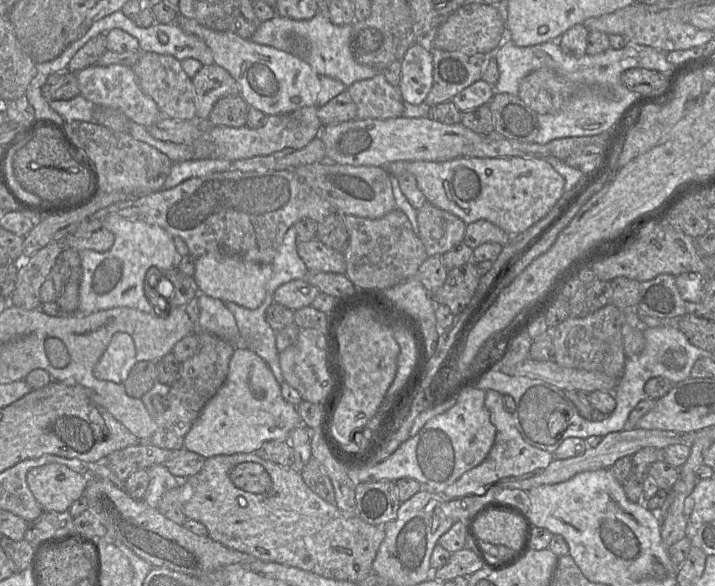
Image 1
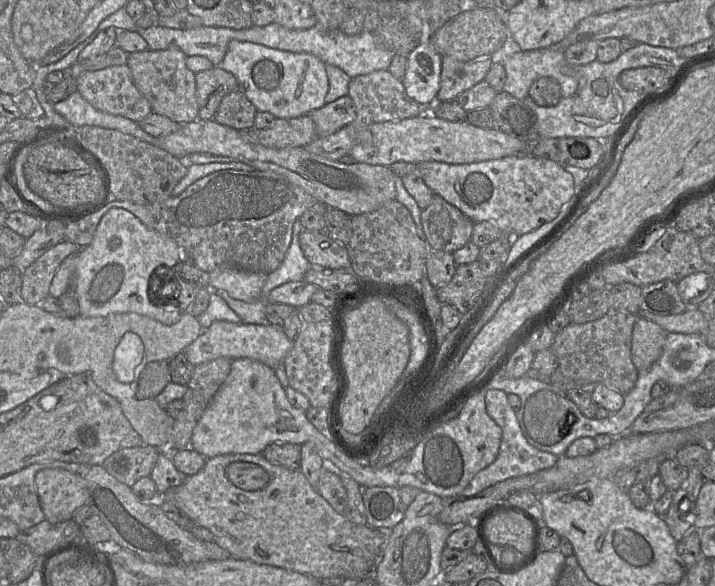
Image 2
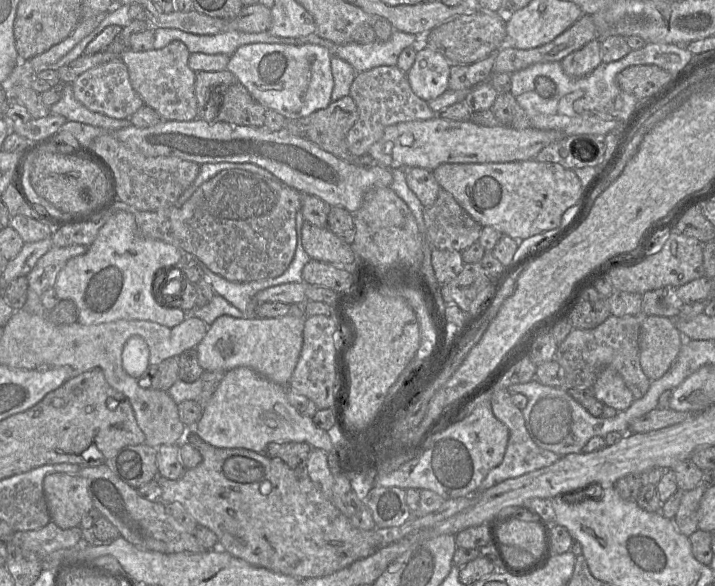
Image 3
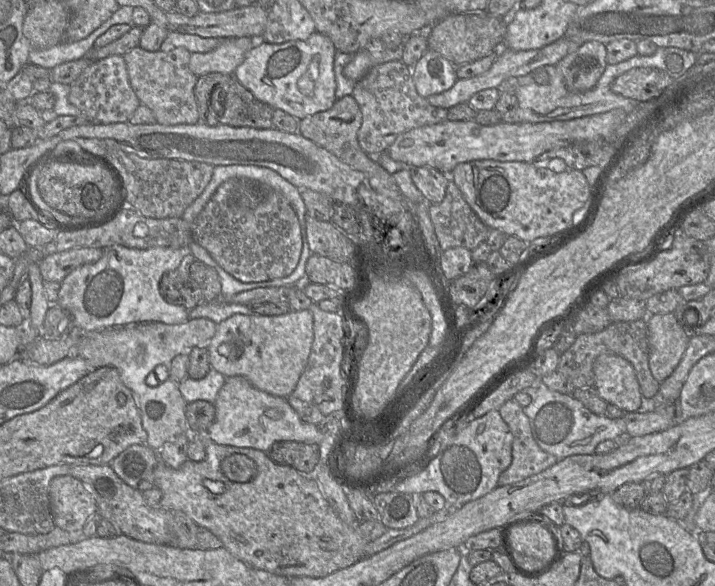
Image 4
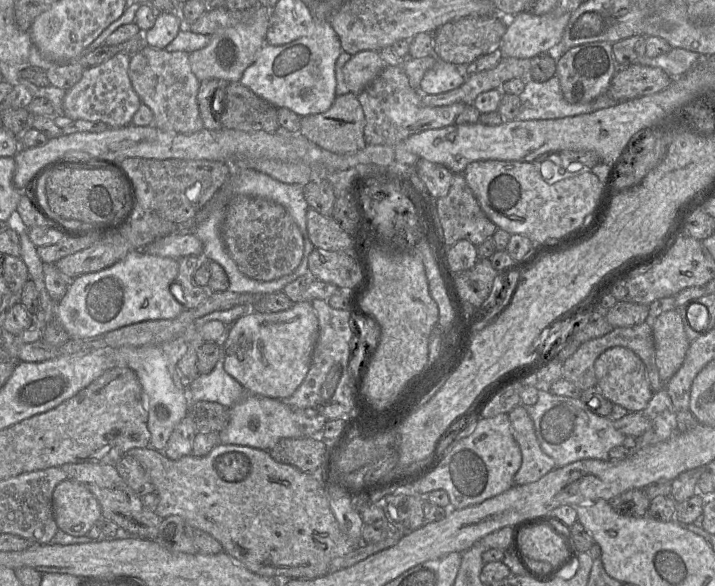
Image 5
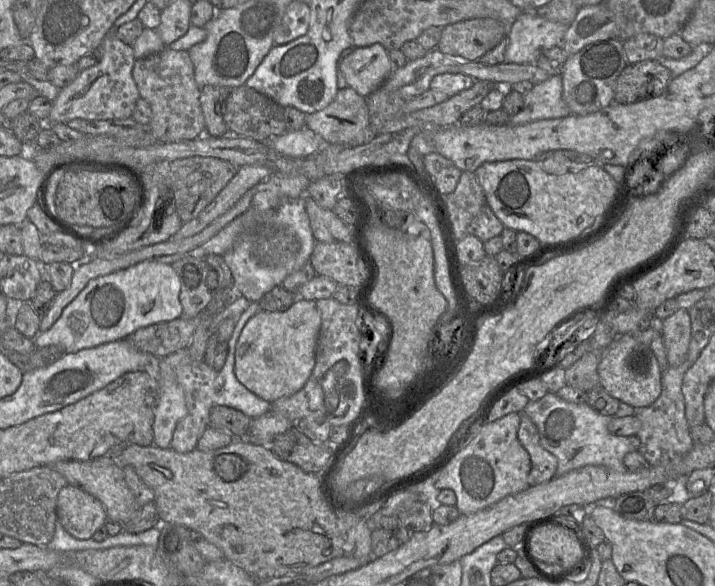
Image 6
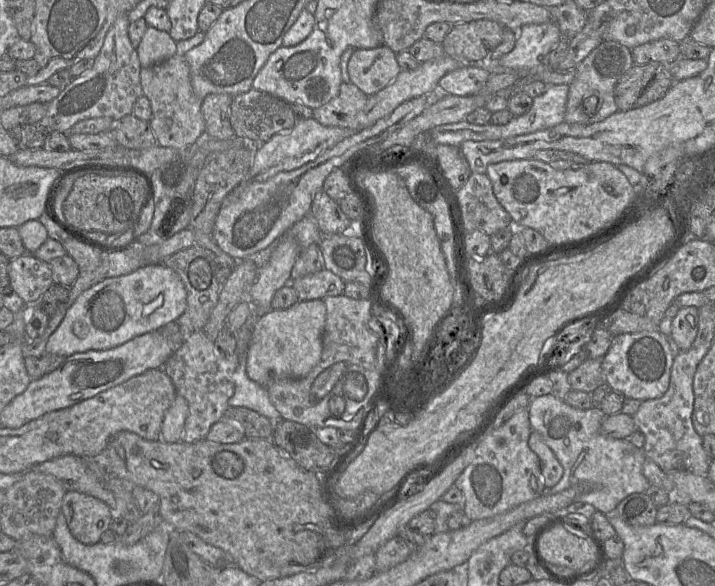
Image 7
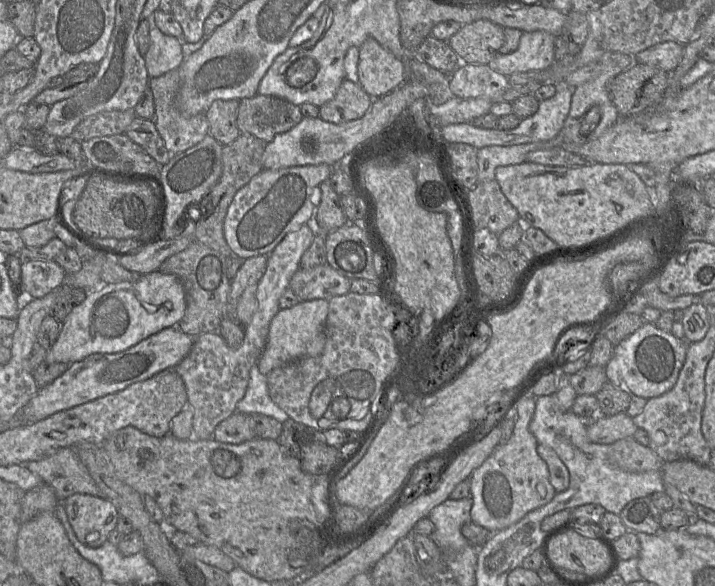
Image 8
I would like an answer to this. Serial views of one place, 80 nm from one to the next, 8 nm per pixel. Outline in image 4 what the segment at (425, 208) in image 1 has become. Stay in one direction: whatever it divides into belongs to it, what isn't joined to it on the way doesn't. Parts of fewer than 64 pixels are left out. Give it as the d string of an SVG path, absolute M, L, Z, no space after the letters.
M452 179L448 182L444 199L430 206L429 215L442 251L455 247L464 247L472 251L481 242L486 242L491 229L472 210Z

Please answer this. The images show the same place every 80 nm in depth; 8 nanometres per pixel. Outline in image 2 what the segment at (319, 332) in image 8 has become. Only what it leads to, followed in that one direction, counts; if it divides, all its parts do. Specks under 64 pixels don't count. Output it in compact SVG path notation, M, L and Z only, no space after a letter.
M217 320L185 348L183 353L194 366L217 358L250 358L260 361L272 369L283 364L285 358L293 348L294 341L285 334L282 325L258 325L232 323Z

